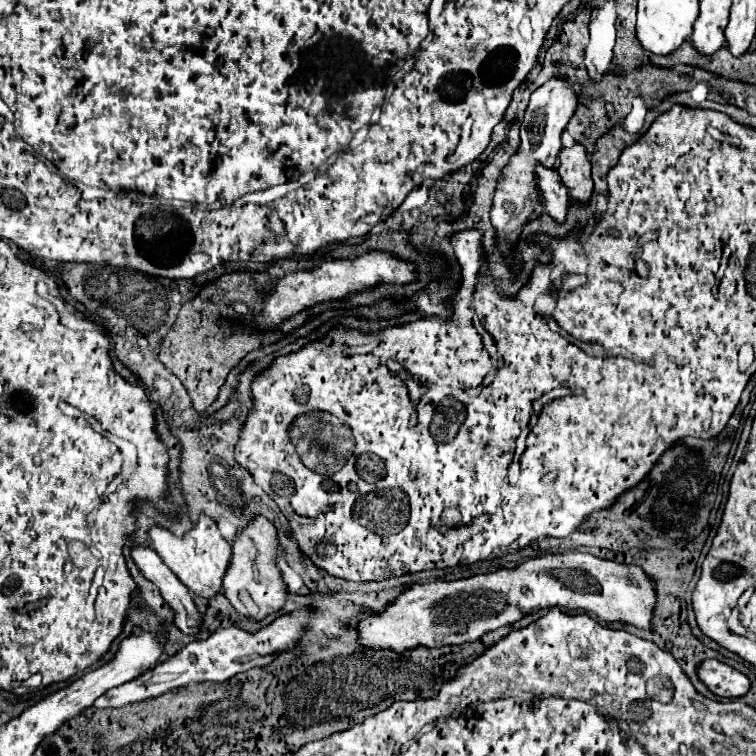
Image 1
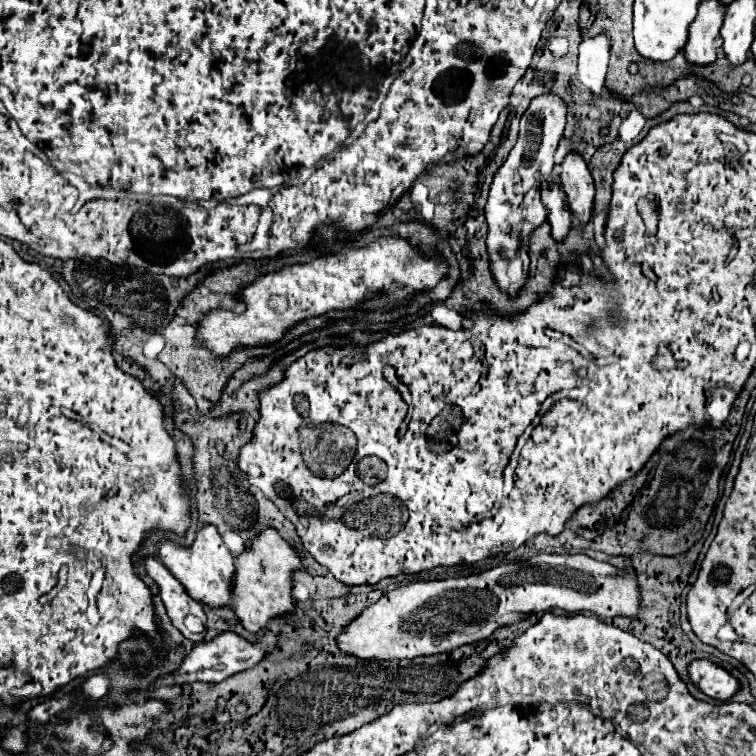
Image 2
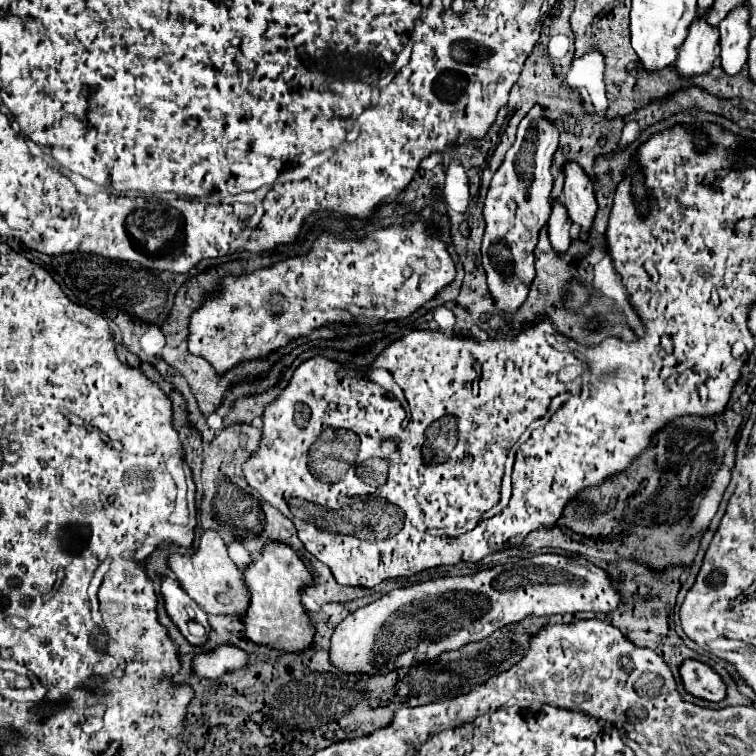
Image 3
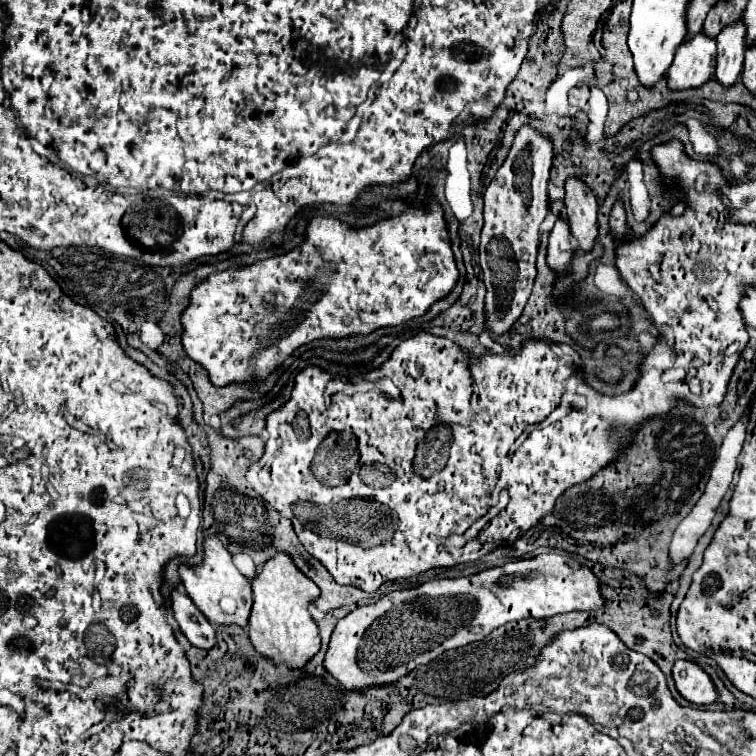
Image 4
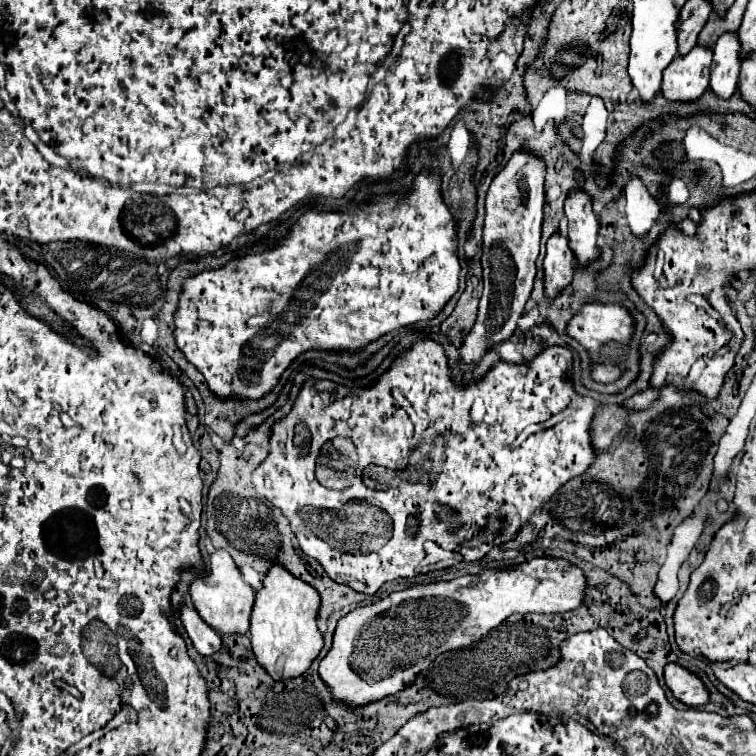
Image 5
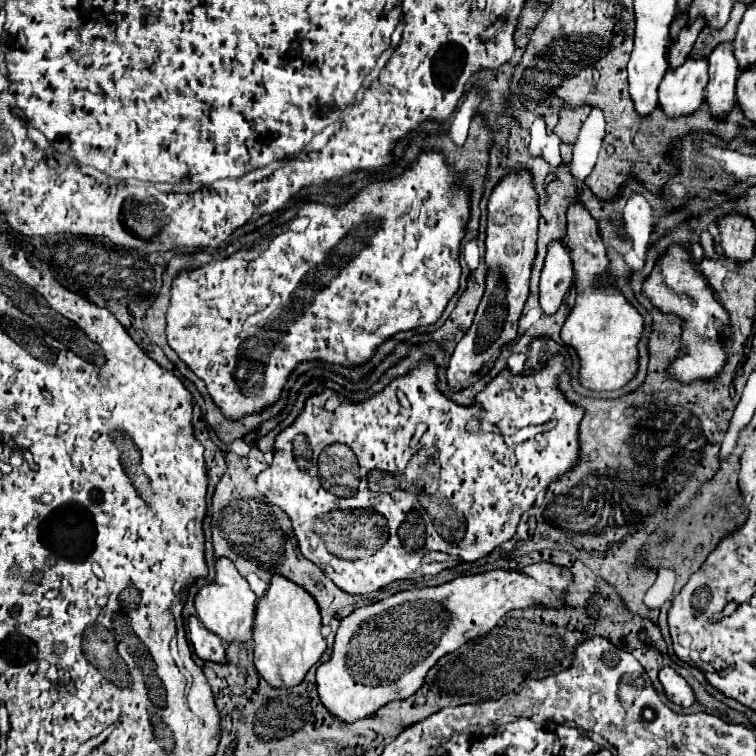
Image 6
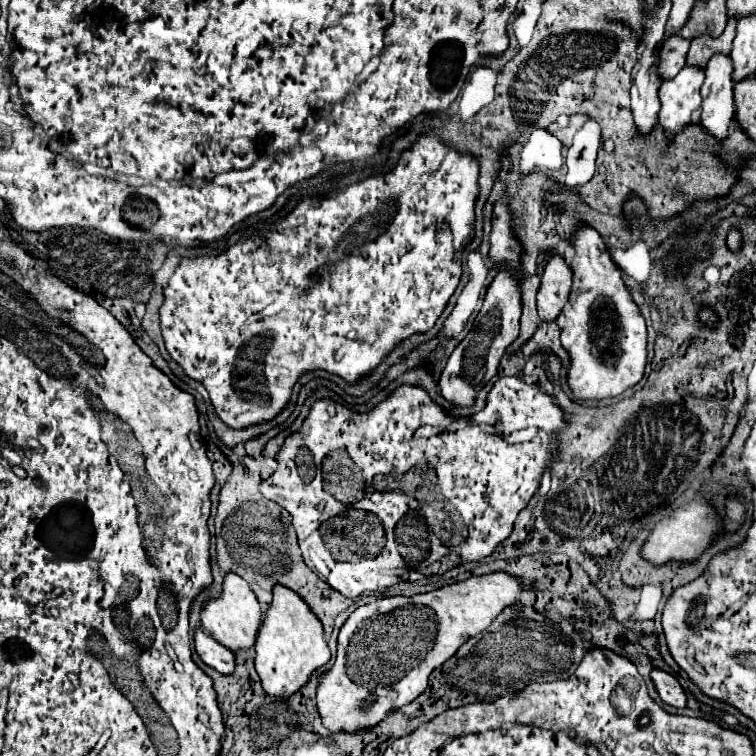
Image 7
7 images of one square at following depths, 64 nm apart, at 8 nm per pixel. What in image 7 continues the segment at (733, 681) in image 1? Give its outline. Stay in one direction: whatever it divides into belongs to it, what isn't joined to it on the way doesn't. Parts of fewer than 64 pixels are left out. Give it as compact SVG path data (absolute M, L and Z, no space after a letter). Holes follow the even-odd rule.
M654 668L650 672L650 678L652 678L652 682L658 690L658 696L664 704L674 706L674 708L684 708L686 706L686 694L684 694L684 690L680 688L678 680L672 674Z

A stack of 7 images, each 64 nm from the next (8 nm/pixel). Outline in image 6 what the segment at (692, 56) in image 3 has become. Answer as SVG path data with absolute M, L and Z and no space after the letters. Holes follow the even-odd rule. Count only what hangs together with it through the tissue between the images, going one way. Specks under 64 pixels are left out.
M708 60L684 62L680 70L668 70L660 88L660 108L668 118L690 116L704 102L704 86L708 82Z

